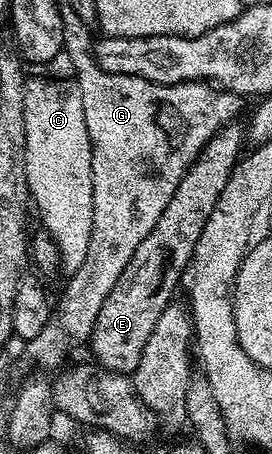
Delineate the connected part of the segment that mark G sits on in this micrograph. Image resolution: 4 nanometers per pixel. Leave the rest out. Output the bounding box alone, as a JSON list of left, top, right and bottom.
[25,56,243,366]

